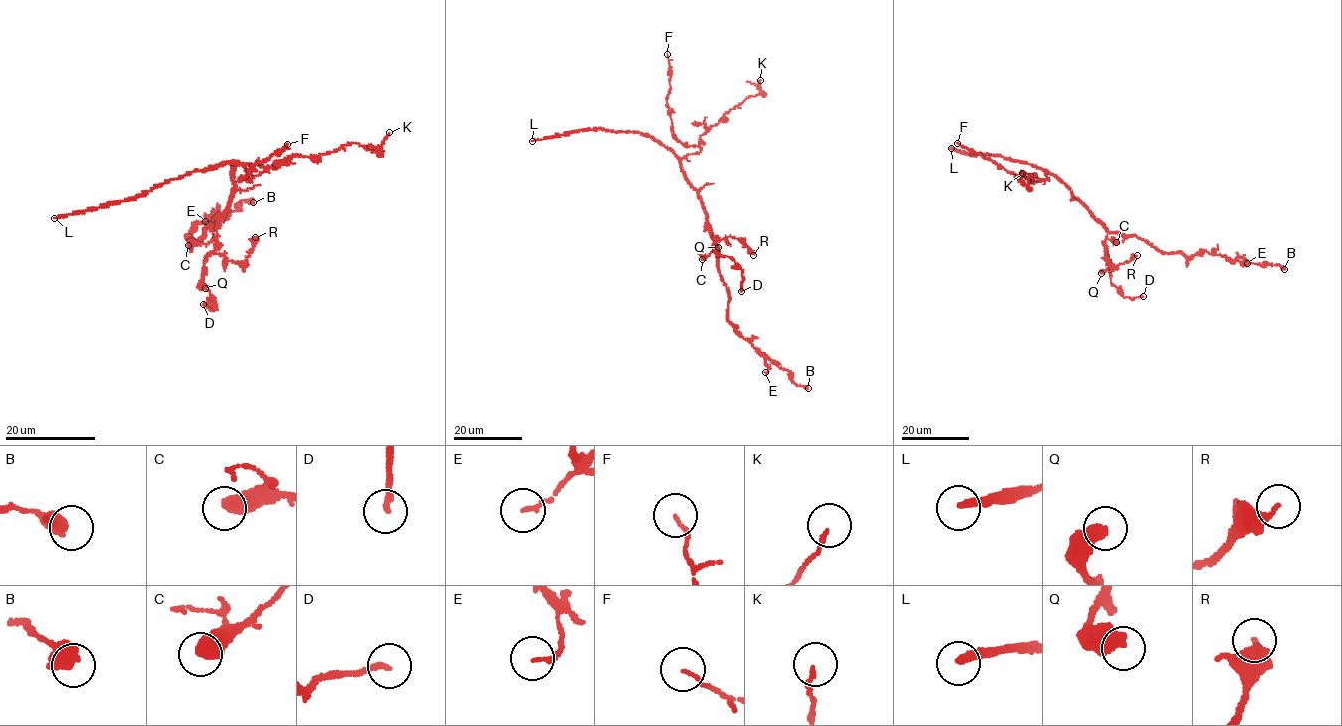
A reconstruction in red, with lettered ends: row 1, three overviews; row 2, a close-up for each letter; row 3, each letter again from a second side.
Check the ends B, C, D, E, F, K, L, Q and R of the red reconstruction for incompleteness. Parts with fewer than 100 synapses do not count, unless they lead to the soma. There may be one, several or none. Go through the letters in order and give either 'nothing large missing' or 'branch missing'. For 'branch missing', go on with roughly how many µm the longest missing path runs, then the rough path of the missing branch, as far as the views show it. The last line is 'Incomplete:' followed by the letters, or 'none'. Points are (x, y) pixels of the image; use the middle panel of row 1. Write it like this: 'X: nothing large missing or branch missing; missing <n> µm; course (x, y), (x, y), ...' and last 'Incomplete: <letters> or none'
B: nothing large missing
C: nothing large missing
D: nothing large missing
E: nothing large missing
F: nothing large missing
K: nothing large missing
L: branch missing; missing 140 µm
Q: nothing large missing
R: nothing large missing
Incomplete: L

